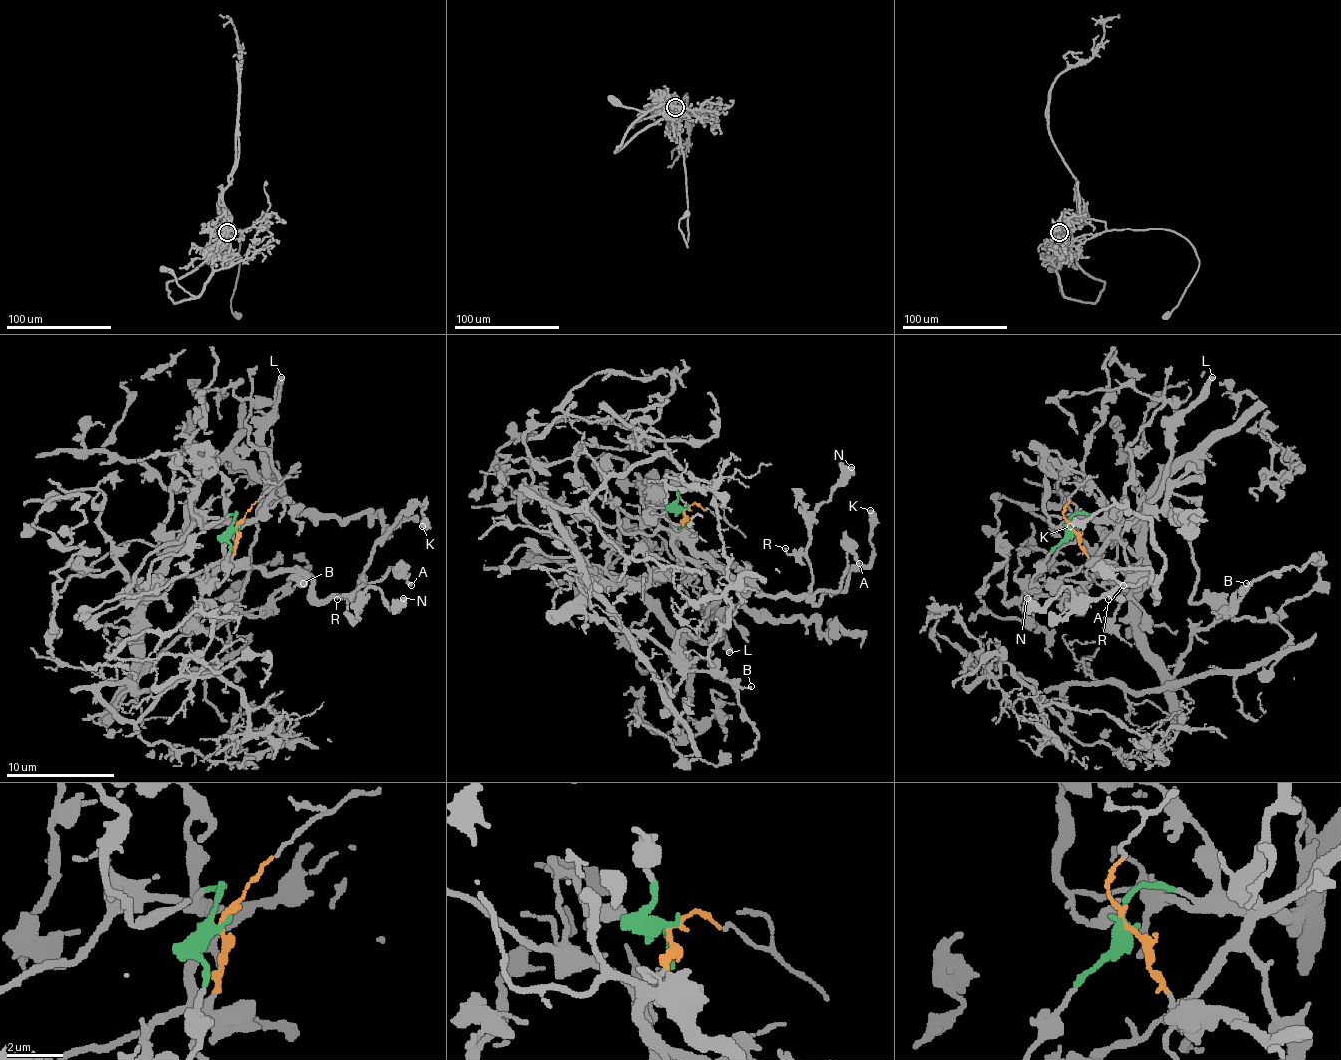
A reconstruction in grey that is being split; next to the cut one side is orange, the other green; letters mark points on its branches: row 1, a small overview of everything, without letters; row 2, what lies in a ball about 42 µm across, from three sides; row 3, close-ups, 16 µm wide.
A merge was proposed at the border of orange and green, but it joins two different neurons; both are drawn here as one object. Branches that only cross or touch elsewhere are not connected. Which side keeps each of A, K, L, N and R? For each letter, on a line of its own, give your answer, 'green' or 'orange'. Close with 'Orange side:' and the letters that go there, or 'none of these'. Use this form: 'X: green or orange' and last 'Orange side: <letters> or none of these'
A: orange
K: orange
L: orange
N: orange
R: orange
Orange side: A, K, L, N, R

